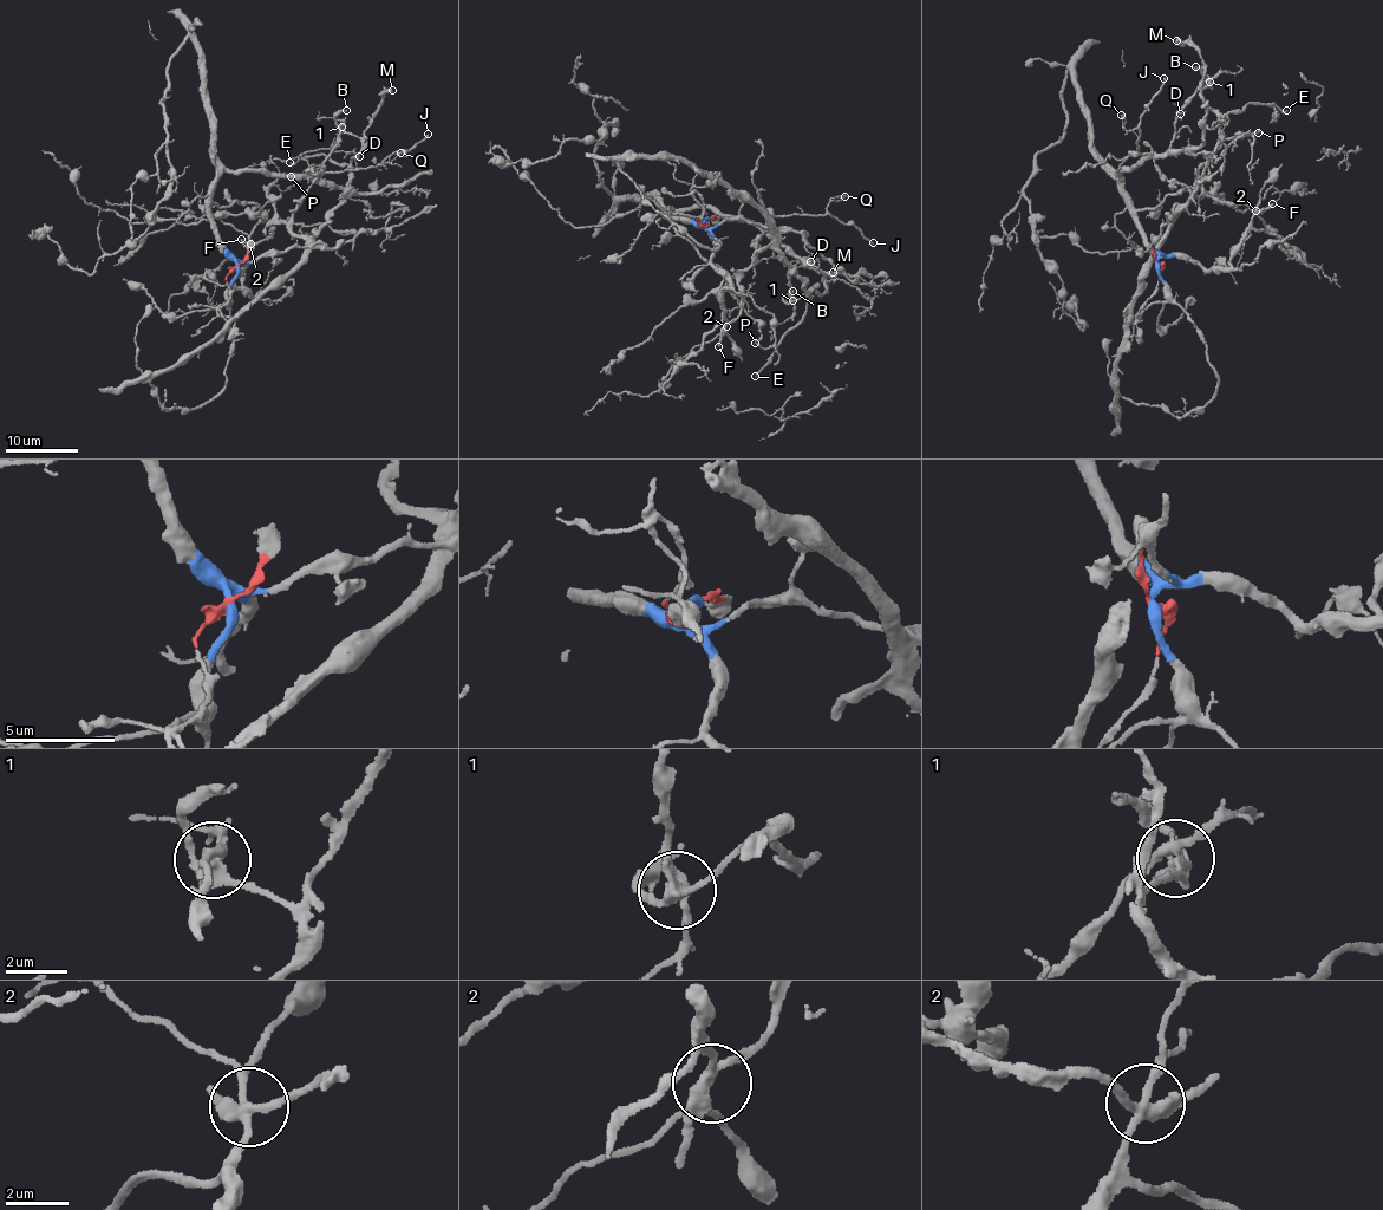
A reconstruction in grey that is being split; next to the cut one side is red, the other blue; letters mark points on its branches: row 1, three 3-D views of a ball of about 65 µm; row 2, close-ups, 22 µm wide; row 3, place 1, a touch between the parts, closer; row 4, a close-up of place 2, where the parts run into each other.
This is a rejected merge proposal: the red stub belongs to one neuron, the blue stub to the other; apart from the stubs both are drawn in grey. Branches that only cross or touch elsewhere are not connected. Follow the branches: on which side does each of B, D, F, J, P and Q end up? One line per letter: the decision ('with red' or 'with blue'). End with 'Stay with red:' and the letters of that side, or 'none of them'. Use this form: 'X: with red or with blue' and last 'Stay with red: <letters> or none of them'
B: with red
D: with blue
F: with red
J: with blue
P: with blue
Q: with blue
Stay with red: B, F

